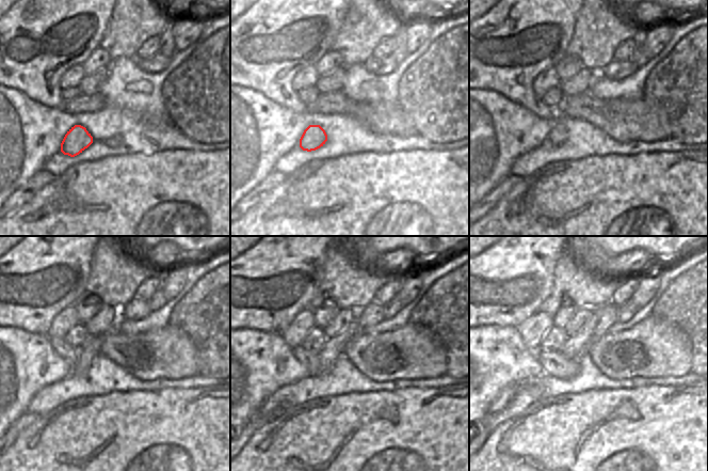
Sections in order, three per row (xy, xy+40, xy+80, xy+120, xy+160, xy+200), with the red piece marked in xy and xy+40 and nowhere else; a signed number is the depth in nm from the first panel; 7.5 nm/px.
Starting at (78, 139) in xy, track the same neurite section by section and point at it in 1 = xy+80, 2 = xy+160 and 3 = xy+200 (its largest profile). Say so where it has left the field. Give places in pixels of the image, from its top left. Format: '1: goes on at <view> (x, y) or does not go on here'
1: goes on at xy+80 (557, 135)
2: goes on at xy+160 (333, 347)
3: goes on at xy+200 (574, 346)

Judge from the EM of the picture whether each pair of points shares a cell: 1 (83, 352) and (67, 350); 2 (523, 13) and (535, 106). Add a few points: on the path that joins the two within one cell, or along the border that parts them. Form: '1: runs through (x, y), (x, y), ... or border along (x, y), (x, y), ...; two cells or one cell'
1: border along (78, 349), (78, 358), (73, 366); two cells
2: runs through (549, 24), (525, 48), (525, 79); one cell

